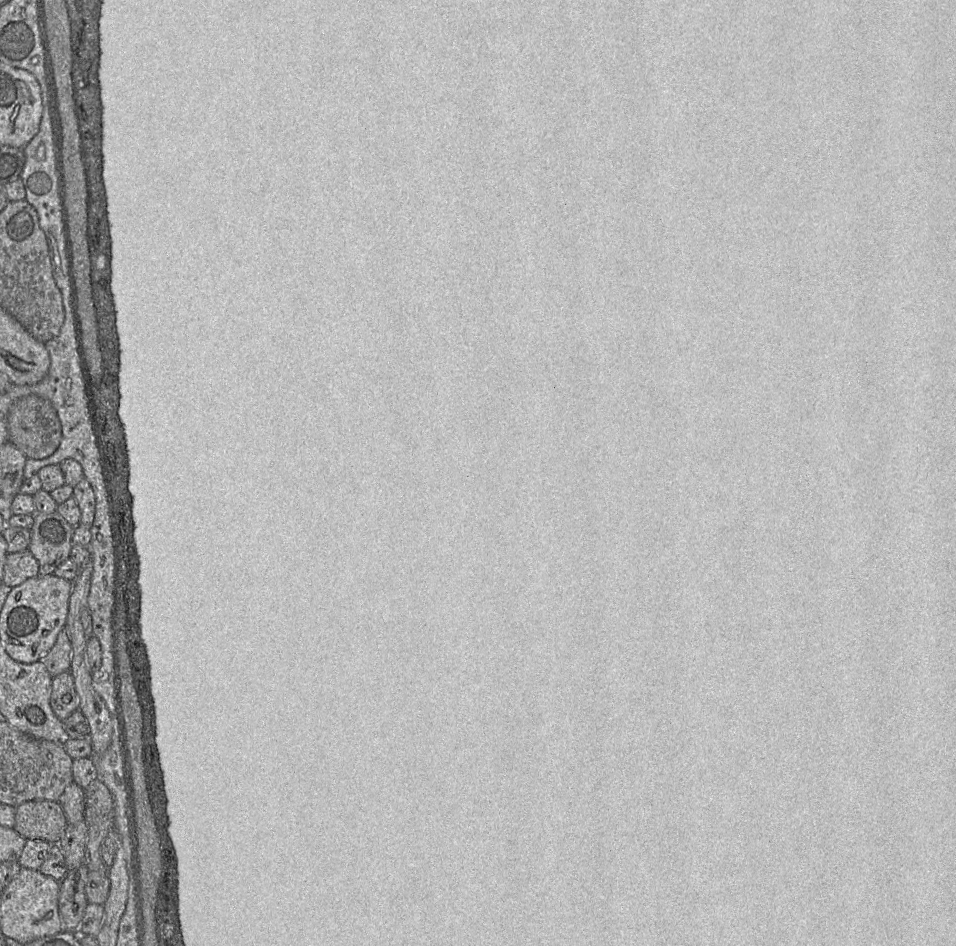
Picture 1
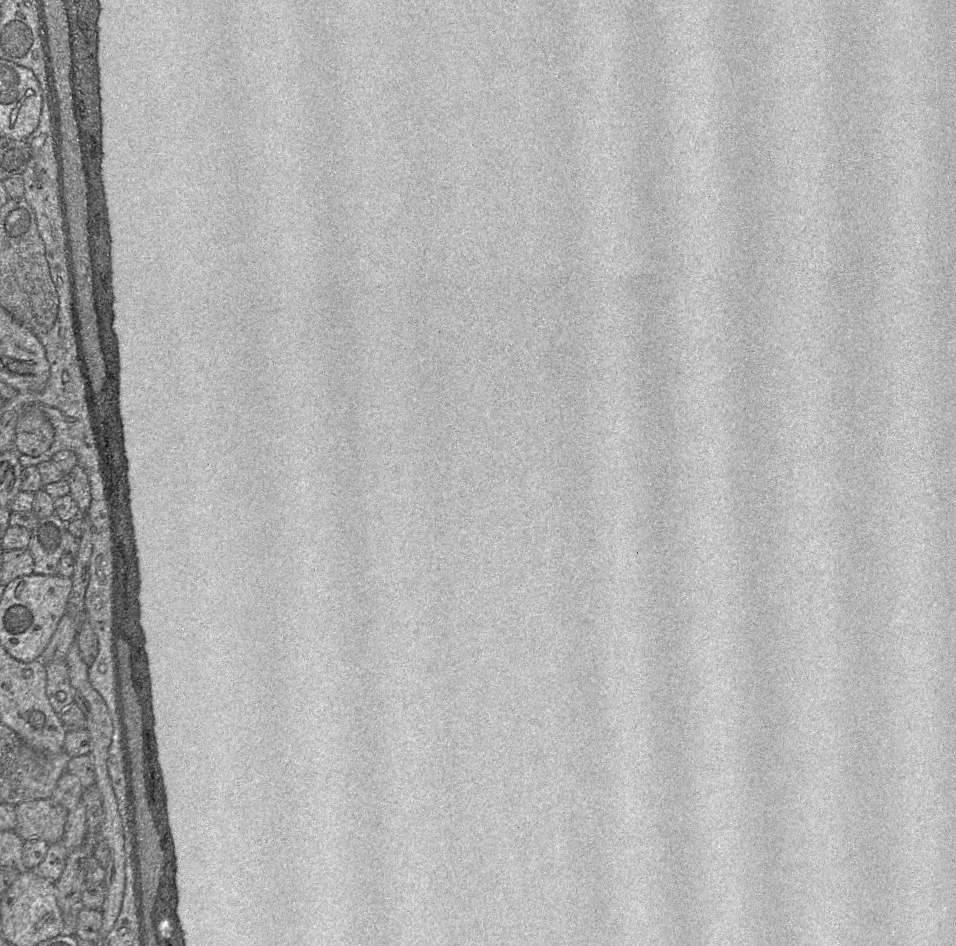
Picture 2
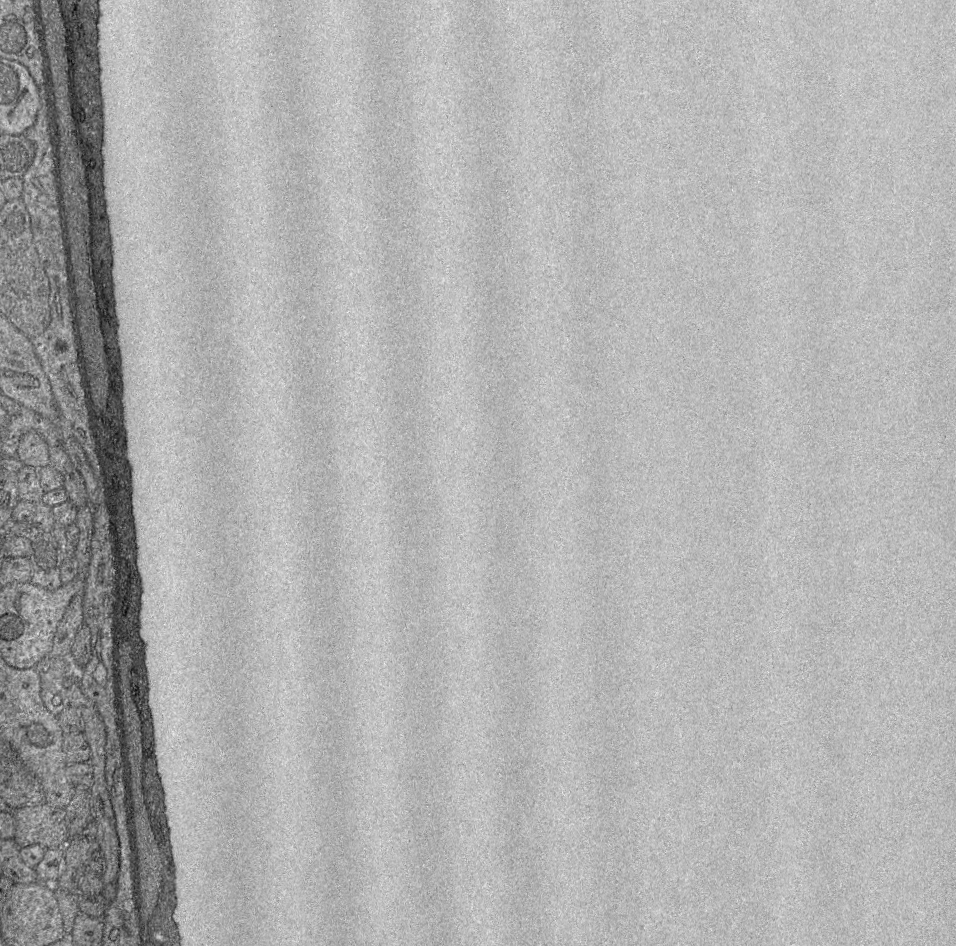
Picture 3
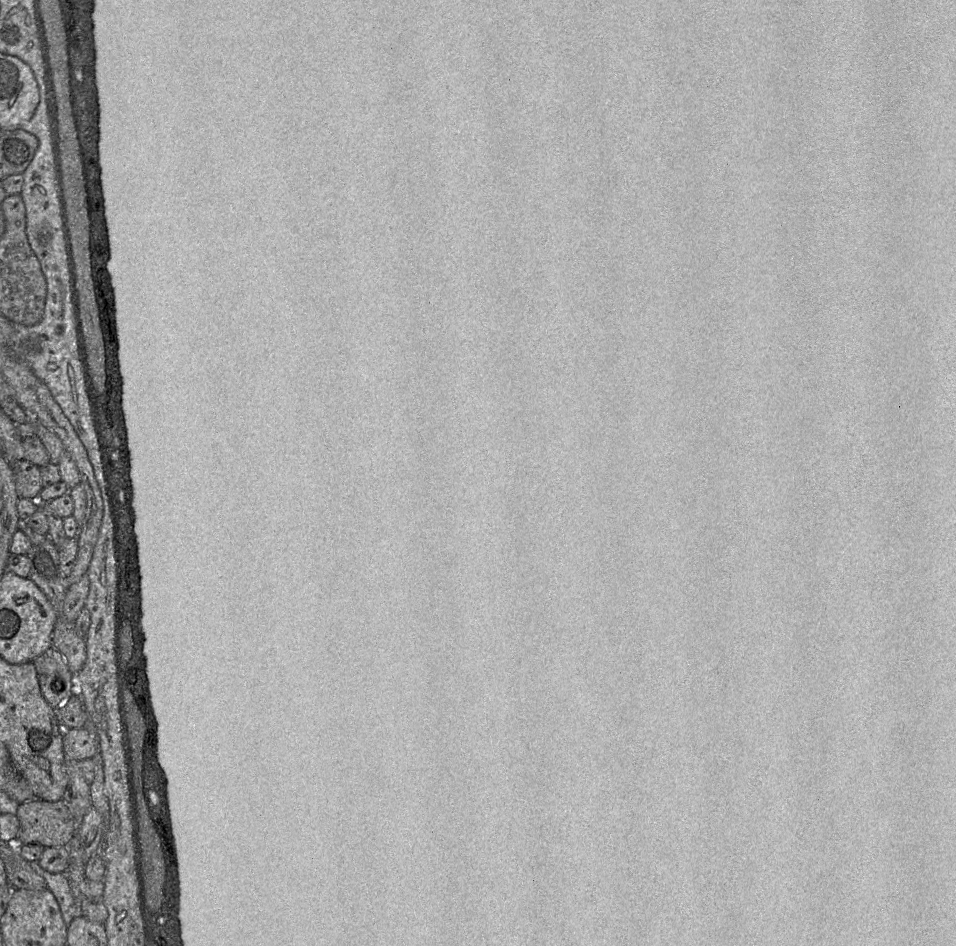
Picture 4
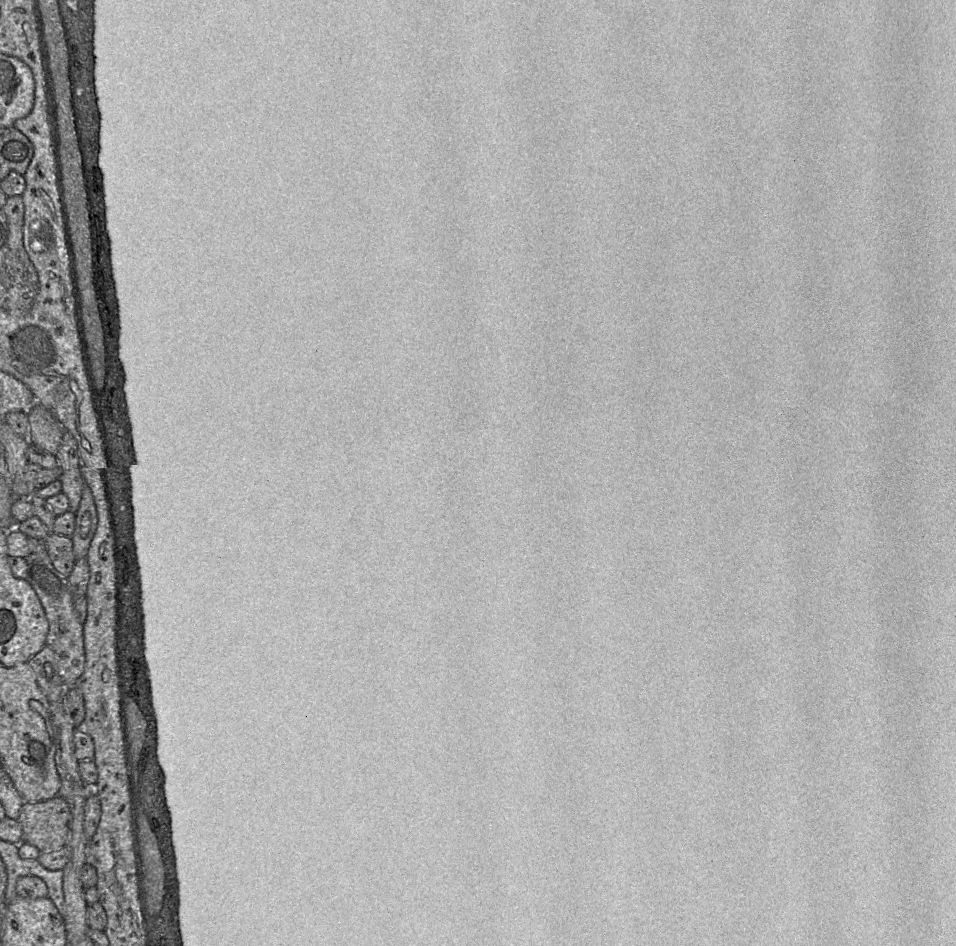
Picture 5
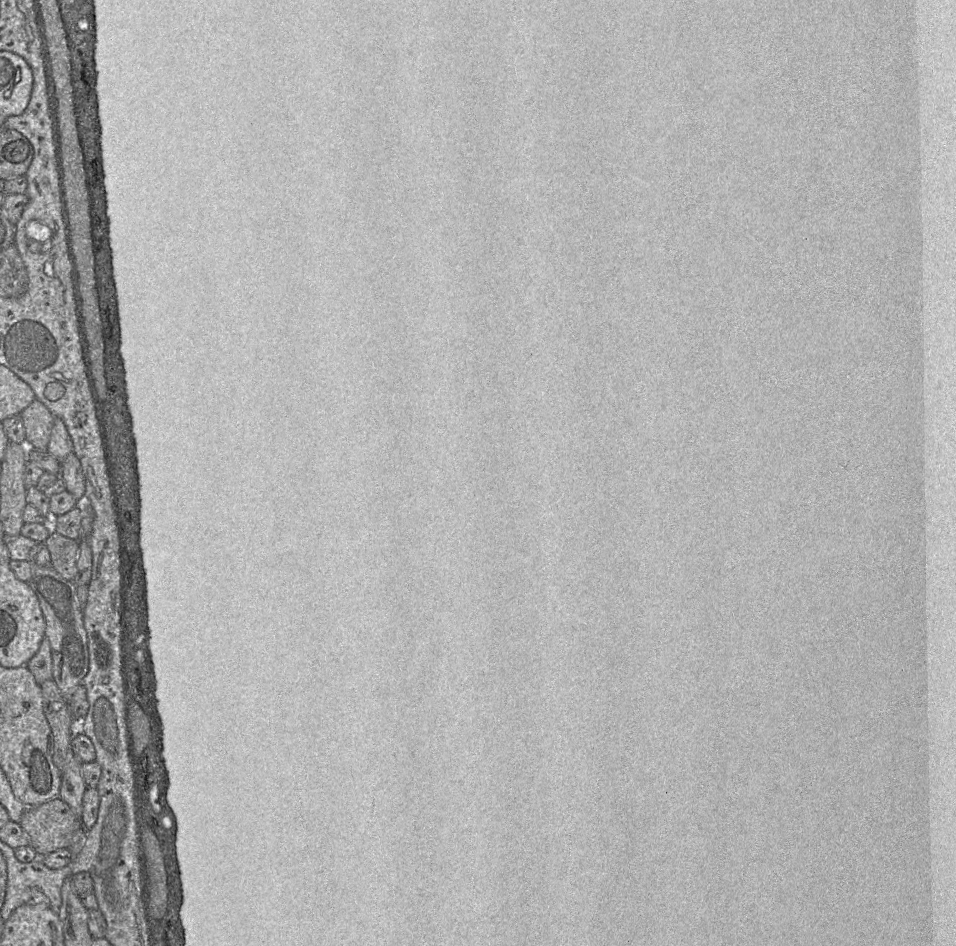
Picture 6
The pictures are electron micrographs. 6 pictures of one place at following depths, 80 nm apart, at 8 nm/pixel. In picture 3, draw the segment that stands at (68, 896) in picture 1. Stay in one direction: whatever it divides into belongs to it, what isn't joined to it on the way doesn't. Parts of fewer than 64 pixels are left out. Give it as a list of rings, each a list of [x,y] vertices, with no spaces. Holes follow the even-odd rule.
[[[91,819],[85,828],[64,846],[64,867],[56,885],[69,892],[79,893],[79,885],[87,870],[88,861],[98,850],[97,828]]]

